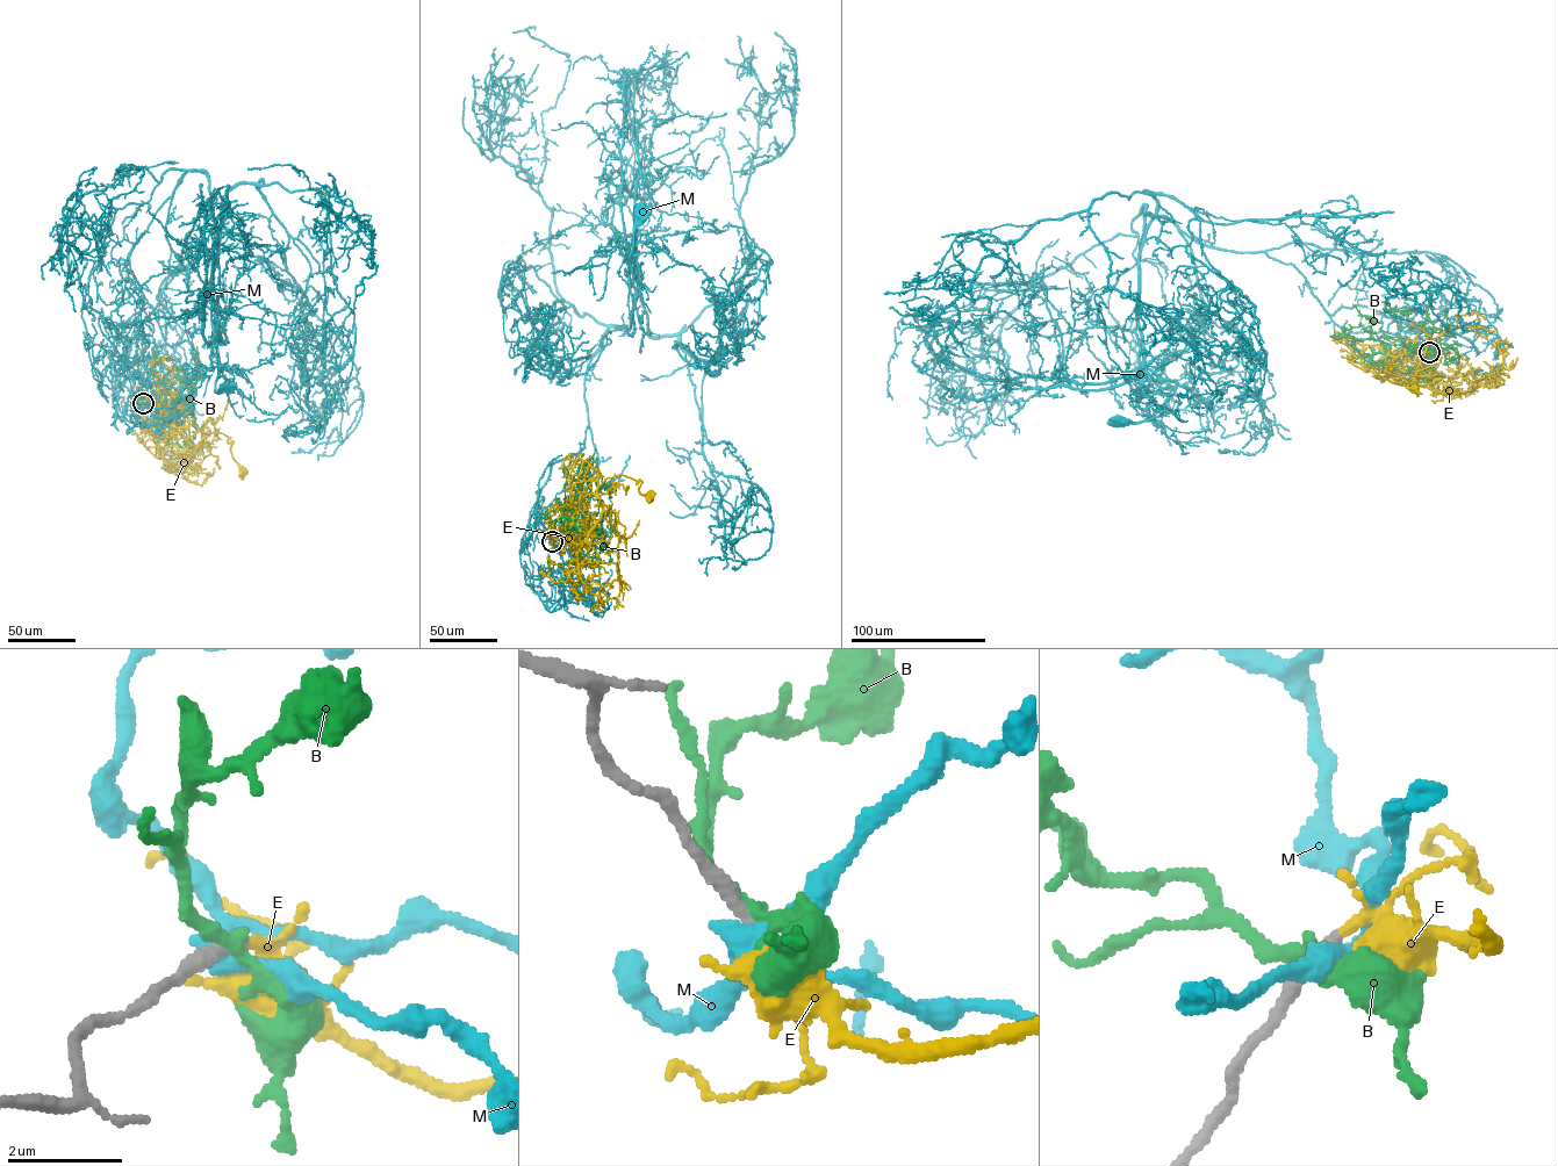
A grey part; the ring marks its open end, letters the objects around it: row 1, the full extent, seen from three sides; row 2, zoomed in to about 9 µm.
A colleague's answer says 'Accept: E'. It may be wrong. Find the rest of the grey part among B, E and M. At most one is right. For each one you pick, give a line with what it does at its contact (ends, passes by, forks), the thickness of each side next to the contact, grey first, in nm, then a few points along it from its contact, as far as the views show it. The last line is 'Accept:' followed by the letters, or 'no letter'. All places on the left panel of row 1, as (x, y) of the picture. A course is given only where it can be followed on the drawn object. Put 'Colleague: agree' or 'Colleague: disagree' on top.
Colleague: agree
E: it forks | 220/140 nm | via (143, 403), (159, 408), (162, 420), (186, 427), (189, 436), (199, 431), (230, 438), (230, 452), (243, 472)
Accept: E

